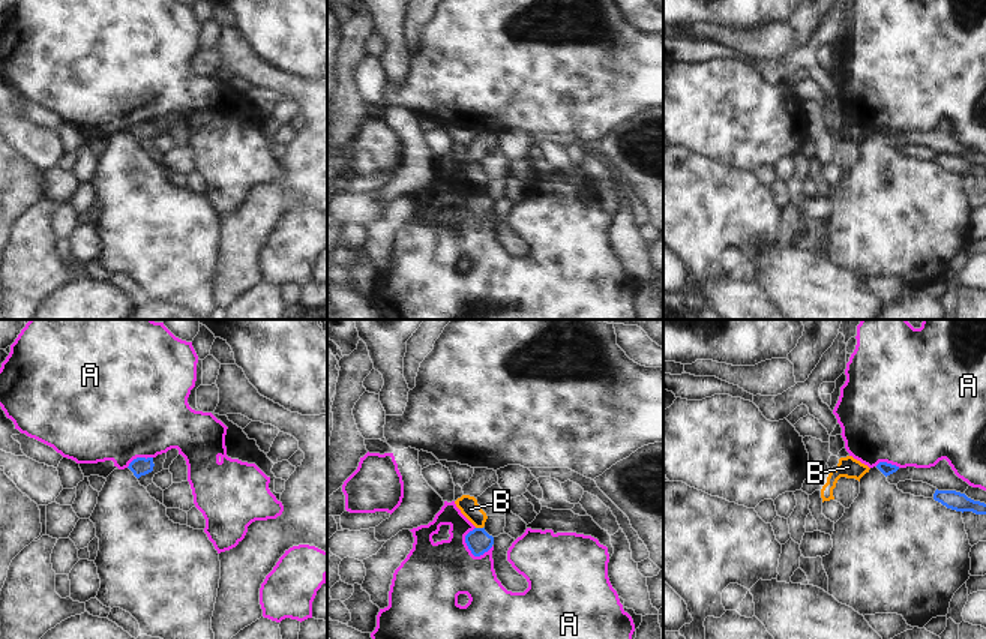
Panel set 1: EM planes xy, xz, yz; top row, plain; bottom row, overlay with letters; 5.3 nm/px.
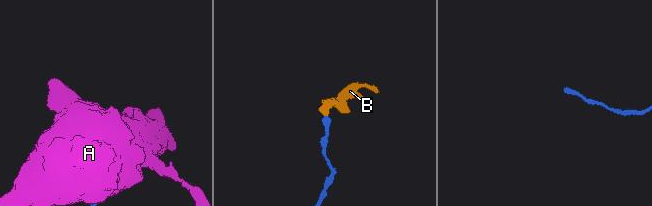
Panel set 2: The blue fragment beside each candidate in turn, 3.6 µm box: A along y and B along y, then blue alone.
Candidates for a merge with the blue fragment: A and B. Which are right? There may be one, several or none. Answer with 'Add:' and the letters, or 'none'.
Add: none

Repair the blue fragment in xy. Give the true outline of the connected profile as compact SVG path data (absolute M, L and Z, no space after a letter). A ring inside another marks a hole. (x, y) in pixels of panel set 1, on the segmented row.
M137 458L129 464L128 468L134 472L137 478L140 478L141 476L152 472L153 466L153 458Z

